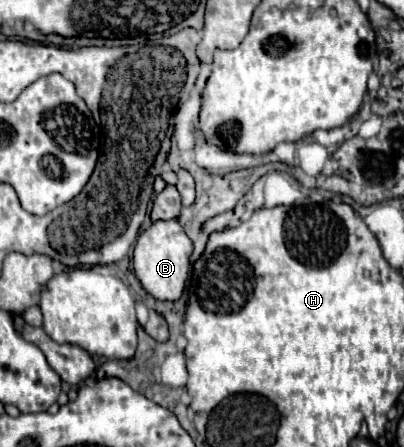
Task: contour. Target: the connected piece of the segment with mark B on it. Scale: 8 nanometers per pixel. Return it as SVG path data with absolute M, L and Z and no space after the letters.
M158 220L146 232L142 232L134 248L134 272L144 290L156 300L178 300L188 276L192 248L194 246L178 220Z

